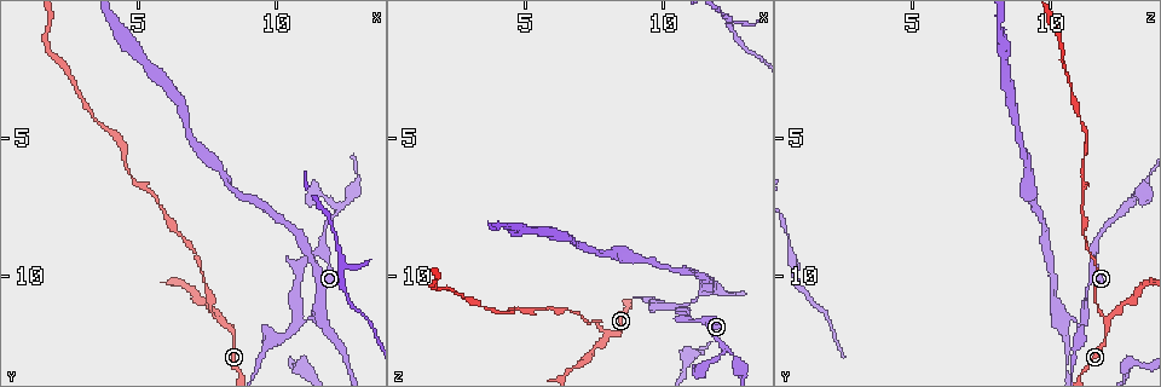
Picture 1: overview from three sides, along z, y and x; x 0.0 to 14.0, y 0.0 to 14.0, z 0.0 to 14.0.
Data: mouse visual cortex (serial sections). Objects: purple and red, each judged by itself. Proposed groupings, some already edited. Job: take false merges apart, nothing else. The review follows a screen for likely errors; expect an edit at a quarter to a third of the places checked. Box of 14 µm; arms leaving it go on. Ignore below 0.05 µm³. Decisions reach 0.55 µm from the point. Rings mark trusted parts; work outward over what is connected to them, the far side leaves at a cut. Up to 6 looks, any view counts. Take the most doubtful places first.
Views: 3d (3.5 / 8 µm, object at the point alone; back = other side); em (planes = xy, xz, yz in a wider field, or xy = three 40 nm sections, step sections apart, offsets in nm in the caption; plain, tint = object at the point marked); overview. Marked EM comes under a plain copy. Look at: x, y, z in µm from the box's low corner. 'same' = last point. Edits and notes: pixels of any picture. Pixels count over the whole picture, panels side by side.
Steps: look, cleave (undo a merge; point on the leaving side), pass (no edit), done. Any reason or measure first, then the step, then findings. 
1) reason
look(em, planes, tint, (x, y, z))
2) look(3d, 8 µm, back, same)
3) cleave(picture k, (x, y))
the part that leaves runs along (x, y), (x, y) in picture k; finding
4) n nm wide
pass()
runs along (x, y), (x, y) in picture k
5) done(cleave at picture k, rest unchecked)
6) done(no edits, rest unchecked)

look(3d, 3.5 µm, (8.0, 11.6, 12.0))

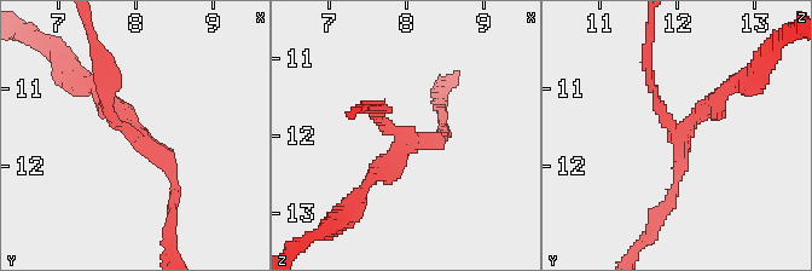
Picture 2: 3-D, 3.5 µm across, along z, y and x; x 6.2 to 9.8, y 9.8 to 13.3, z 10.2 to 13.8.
3 arms; arms of 150, 150, 200 nm
look(em, xy, step 1, tint, (8.05, 11.60, 12.05))

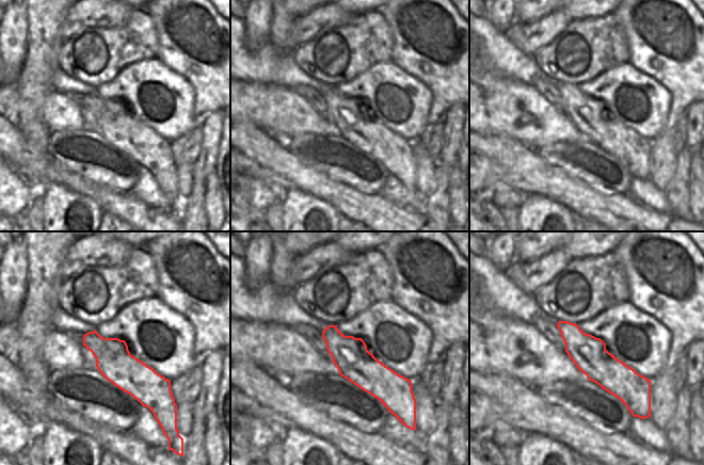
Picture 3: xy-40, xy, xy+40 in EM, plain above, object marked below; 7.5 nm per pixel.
cleave(picture 2, (656, 99))
the part that leaves runs along (674, 131), (653, 93), (650, 34) in picture 2; a second cell is stuck on

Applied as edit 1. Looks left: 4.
look(overview)

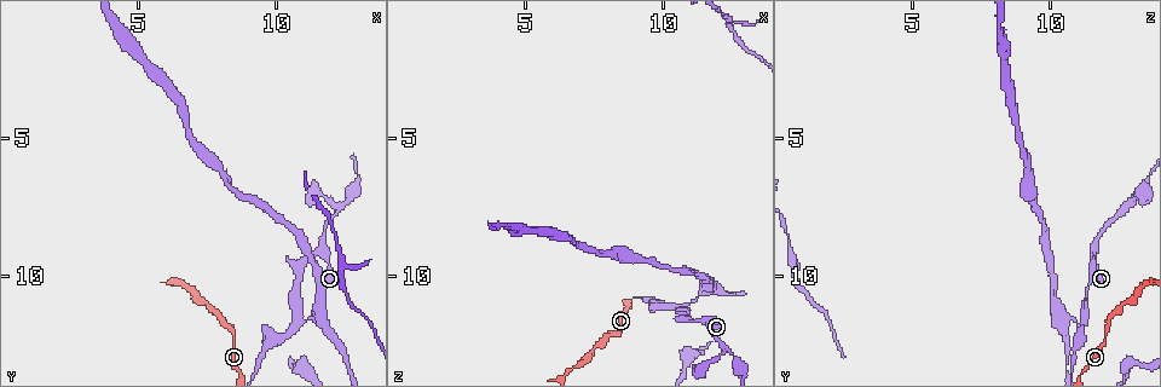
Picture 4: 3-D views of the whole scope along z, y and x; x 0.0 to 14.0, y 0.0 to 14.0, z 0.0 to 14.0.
thin neck
look(3d, 8 µm, (11.7, 9.1, 11.5))

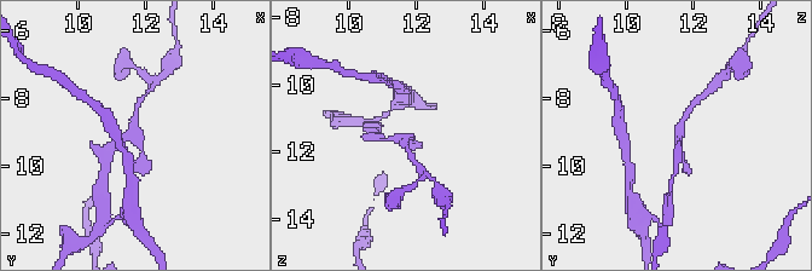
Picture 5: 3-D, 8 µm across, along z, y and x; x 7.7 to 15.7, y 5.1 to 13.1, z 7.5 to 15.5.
3 arms; arms of 150, 150, 150 nm
look(em, planes, tint, (11.7, 9.1, 11.5))

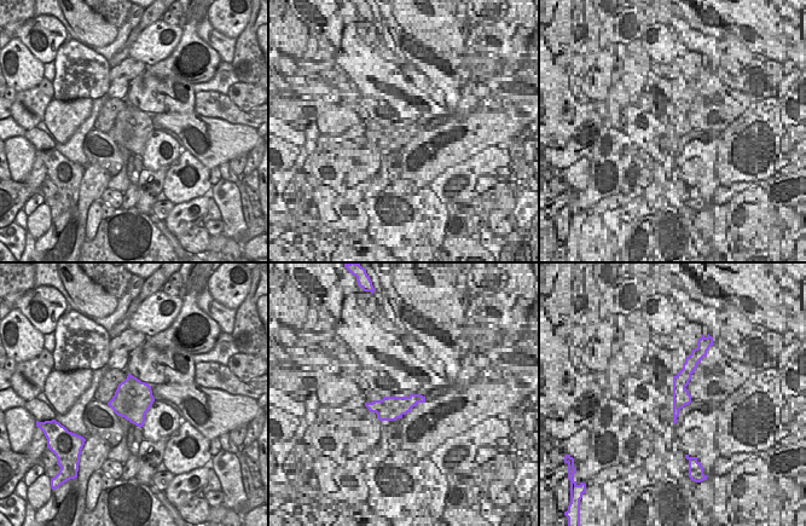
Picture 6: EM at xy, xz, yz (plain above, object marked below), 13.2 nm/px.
pass()
runs along (144, 166), (134, 134), (106, 155) in picture 5; one cell here

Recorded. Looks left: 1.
done(cleave at picture 2, rest unchecked)

